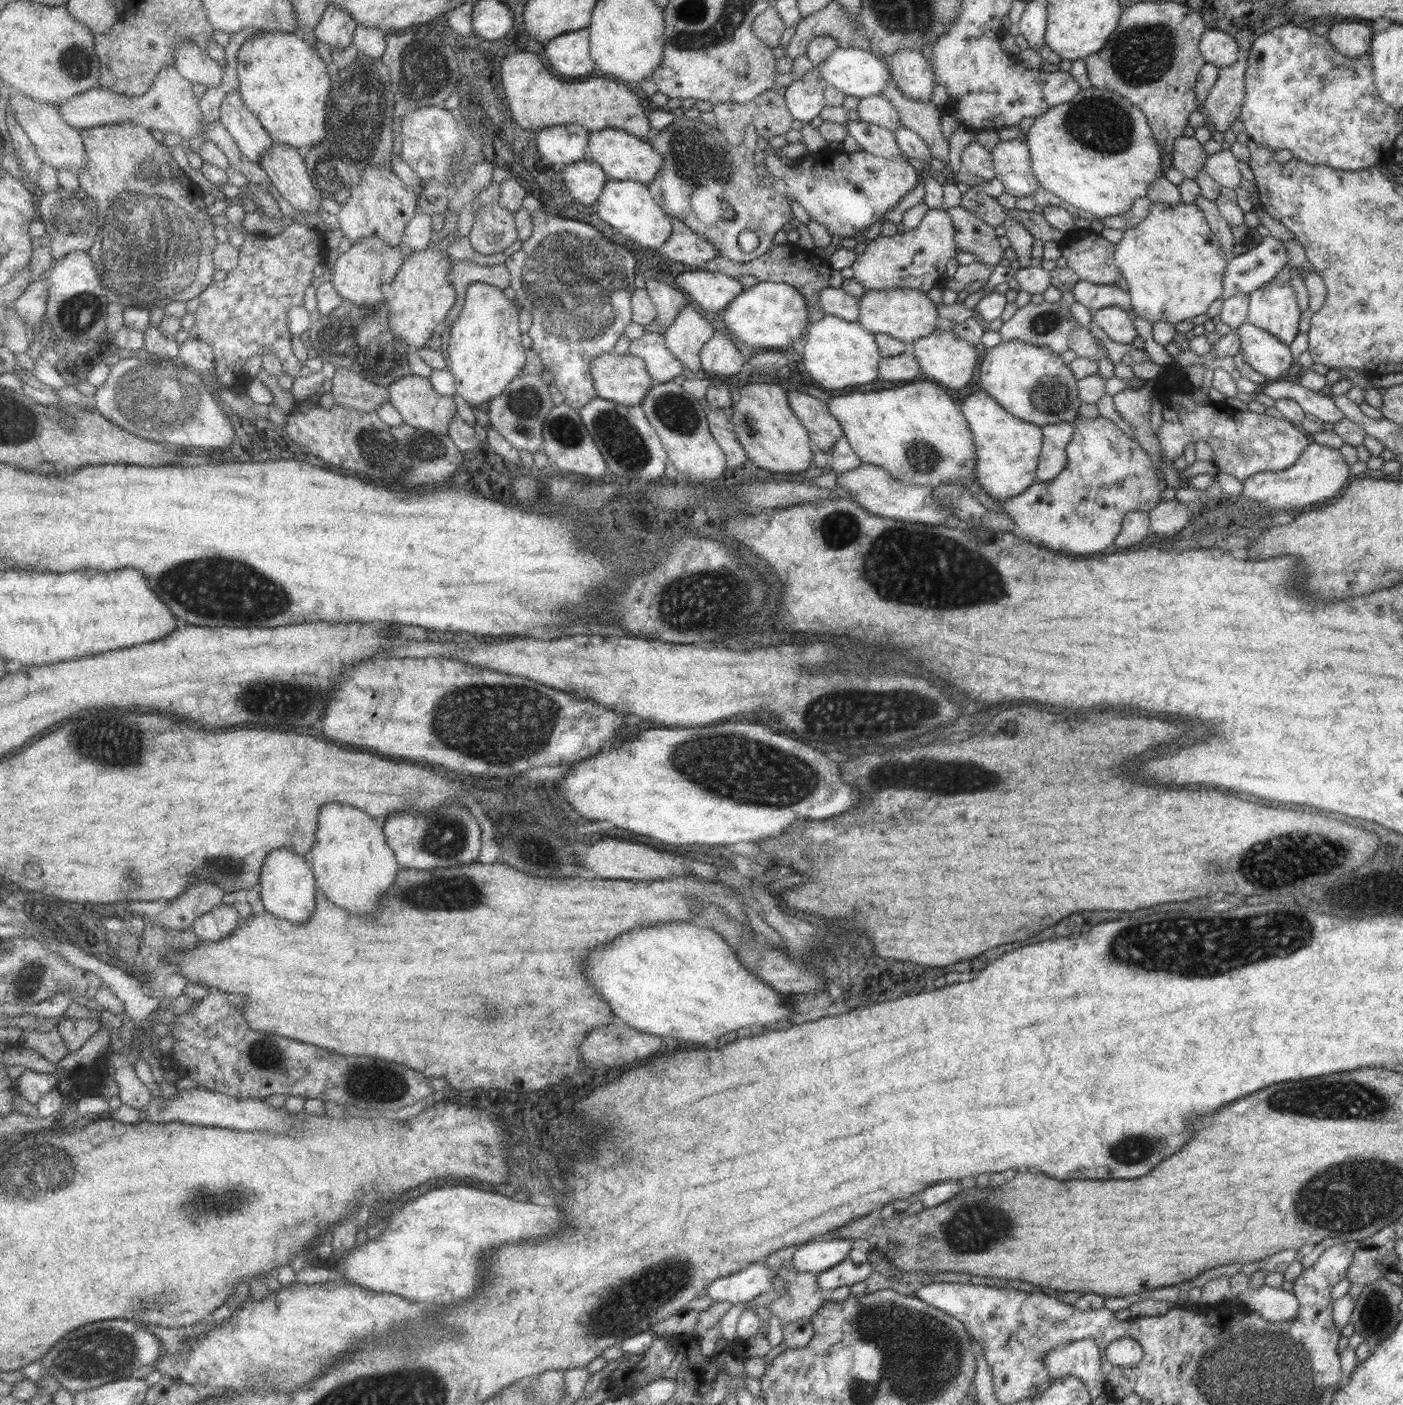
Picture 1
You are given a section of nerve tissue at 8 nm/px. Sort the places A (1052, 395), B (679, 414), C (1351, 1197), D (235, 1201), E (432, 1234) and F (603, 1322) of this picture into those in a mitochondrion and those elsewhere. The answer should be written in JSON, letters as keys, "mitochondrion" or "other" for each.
{"A":"mitochondrion","B":"mitochondrion","C":"mitochondrion","D":"mitochondrion","E":"mitochondrion","F":"mitochondrion"}

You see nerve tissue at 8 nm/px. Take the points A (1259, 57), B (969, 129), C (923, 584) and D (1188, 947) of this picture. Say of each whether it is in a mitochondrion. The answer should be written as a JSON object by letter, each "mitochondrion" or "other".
{"A":"other","B":"other","C":"mitochondrion","D":"mitochondrion"}

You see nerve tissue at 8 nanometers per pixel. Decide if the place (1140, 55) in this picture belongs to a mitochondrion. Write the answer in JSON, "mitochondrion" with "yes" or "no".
{"mitochondrion":"yes"}

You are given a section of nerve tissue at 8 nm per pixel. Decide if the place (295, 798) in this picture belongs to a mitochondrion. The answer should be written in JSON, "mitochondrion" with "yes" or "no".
{"mitochondrion":"no"}

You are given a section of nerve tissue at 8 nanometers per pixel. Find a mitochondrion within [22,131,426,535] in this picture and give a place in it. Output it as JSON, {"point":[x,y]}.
{"point":[141,266]}

